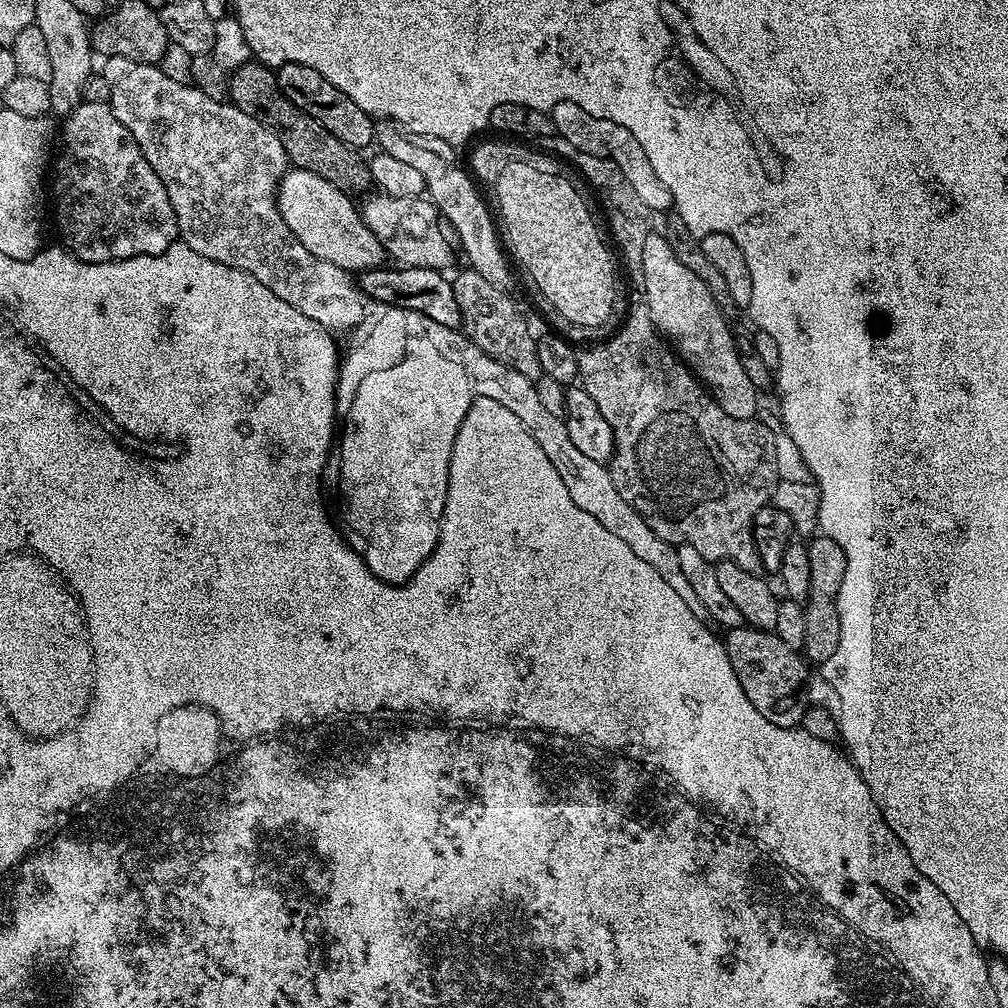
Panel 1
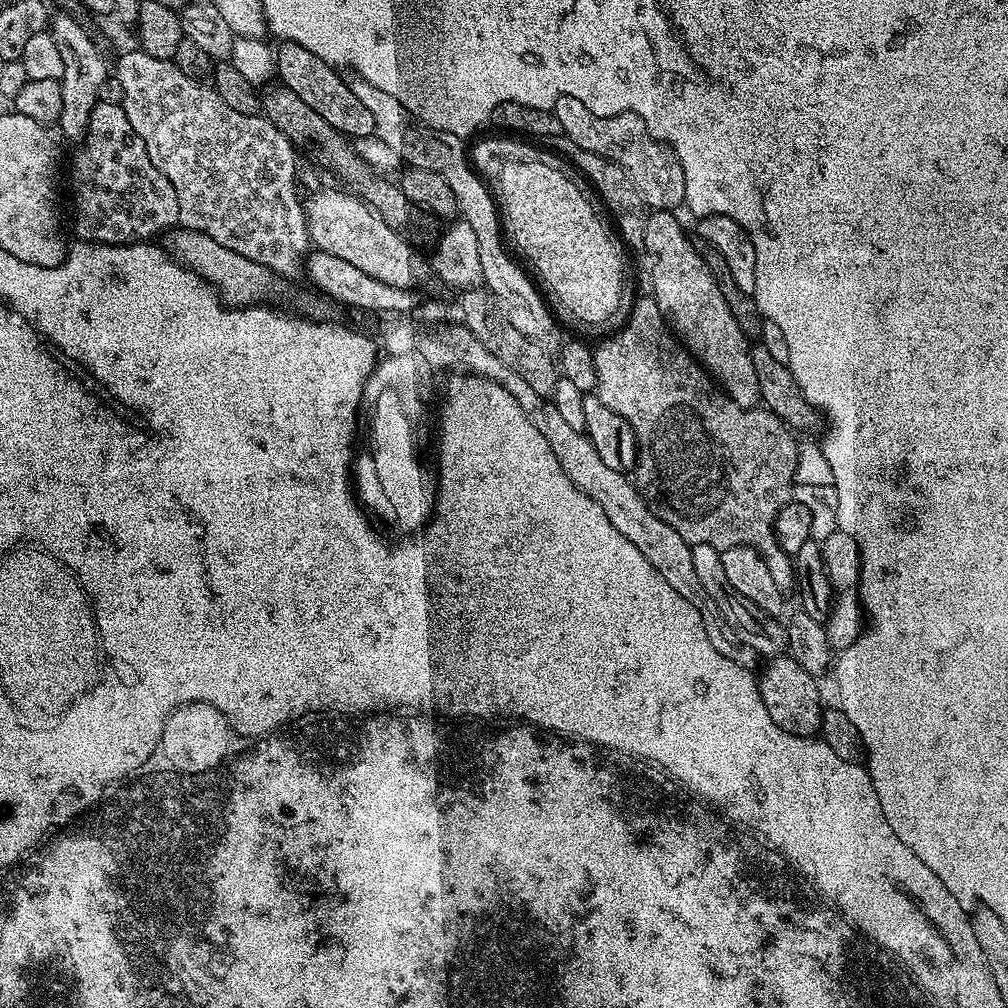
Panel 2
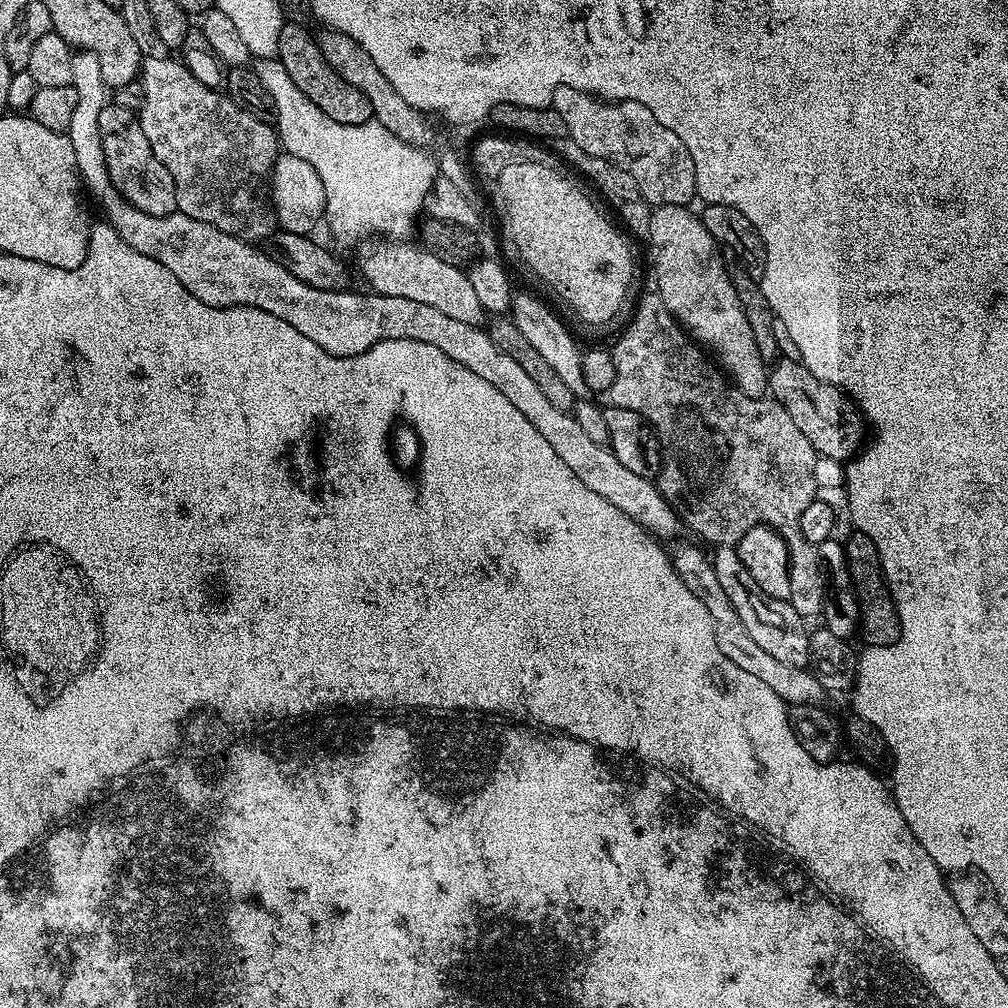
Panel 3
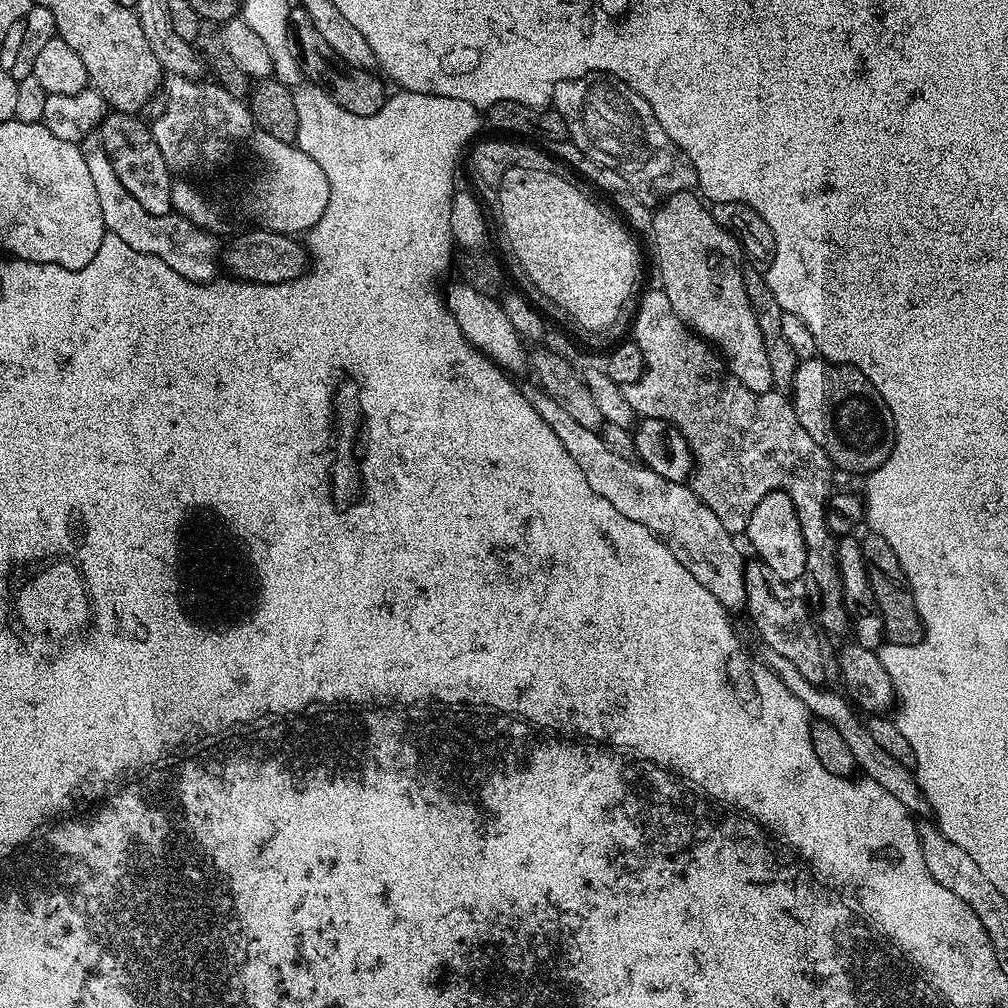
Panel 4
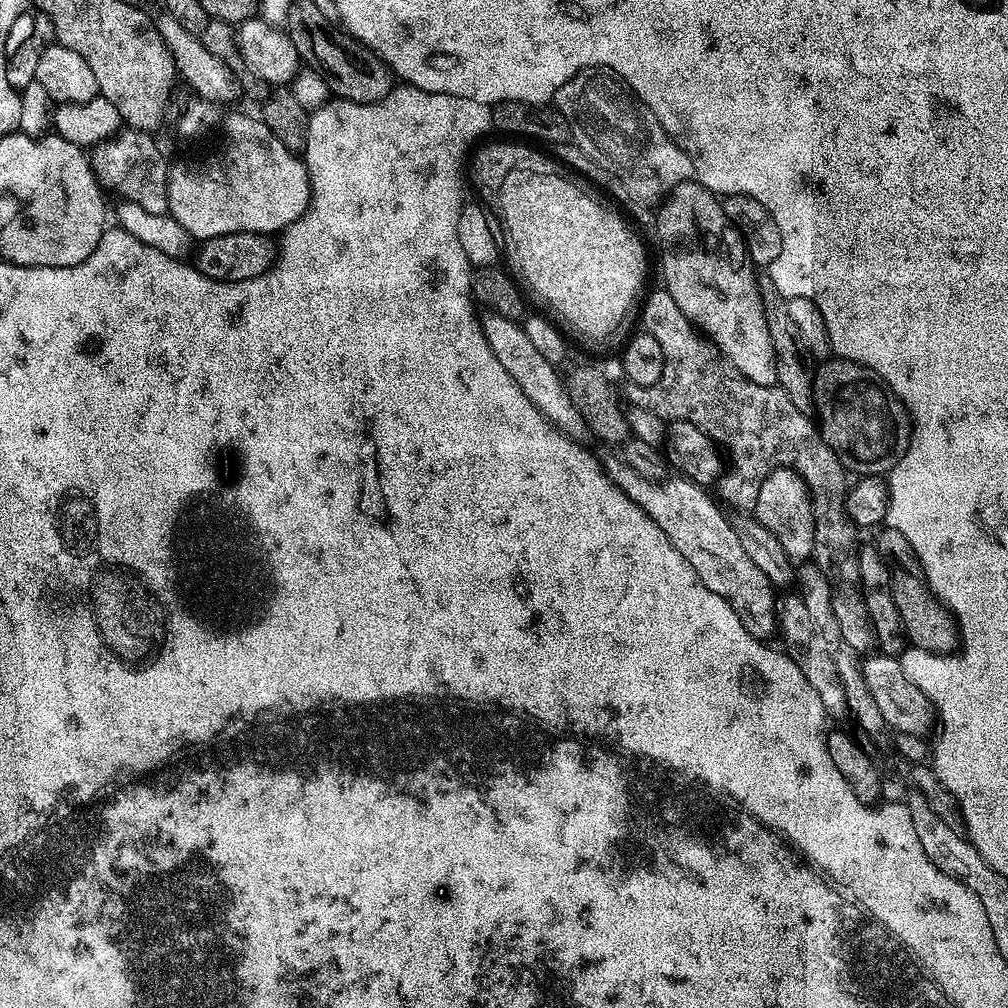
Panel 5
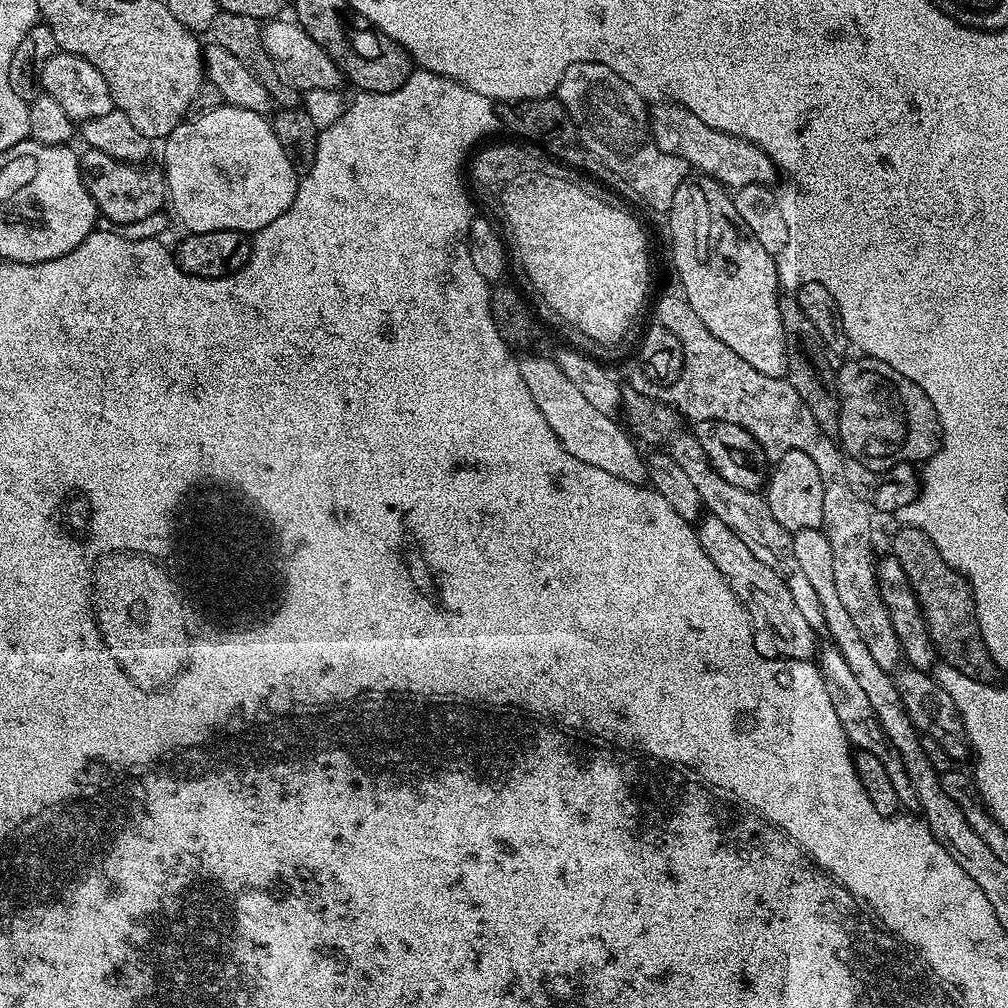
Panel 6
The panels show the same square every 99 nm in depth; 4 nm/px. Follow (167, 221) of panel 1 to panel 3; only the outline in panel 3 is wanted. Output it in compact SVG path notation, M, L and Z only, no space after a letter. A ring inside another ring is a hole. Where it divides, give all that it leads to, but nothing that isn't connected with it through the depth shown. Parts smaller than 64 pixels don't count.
M113 102L104 105L98 114L98 134L102 134L102 150L106 154L106 166L114 186L124 199L138 210L151 216L165 216L176 211L176 187L170 170L154 158L150 141L142 134L139 115L130 109L123 109Z

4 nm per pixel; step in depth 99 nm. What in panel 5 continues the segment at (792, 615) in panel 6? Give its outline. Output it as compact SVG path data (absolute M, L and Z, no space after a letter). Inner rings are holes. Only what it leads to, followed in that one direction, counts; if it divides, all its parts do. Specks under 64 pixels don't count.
M619 459L616 460L612 460L609 462L608 468L606 468L607 475L611 476L615 484L618 485L618 487L622 489L623 492L626 493L626 495L630 497L631 500L636 505L638 505L639 508L642 509L648 517L654 519L656 525L661 527L662 532L666 534L666 536L670 539L672 548L678 550L678 552L682 554L682 556L686 558L688 562L690 562L690 566L696 574L697 581L700 584L706 586L708 590L714 591L714 594L718 594L719 596L723 596L727 599L728 604L736 612L737 619L742 622L742 624L744 625L744 627L746 627L746 630L749 631L752 637L756 637L759 640L763 640L765 642L769 641L769 637L771 635L774 636L778 630L778 598L777 596L774 596L774 594L776 594L775 587L770 582L768 576L766 576L766 574L764 574L764 572L762 572L762 570L760 570L760 568L757 567L755 563L753 563L752 559L750 559L749 556L746 556L746 552L744 552L733 523L726 520L725 516L716 506L715 502L705 493L707 491L701 485L695 484L691 480L682 476L677 476L678 478L674 480L668 478L665 479L663 482L650 481L646 478L642 478L642 474L638 474L636 471L634 471L633 468L629 468L627 464L621 462Z

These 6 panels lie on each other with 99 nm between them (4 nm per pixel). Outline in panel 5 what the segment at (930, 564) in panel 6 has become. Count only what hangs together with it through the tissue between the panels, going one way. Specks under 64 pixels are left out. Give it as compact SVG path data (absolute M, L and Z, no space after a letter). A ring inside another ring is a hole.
M887 526L881 527L880 533L874 537L876 551L883 560L887 560L892 573L892 597L894 606L900 615L903 635L911 647L921 652L933 652L935 656L947 656L957 651L961 643L960 630L956 626L956 618L948 611L947 605L941 603L936 596L930 594L928 579L920 569L920 559L912 544L898 530Z

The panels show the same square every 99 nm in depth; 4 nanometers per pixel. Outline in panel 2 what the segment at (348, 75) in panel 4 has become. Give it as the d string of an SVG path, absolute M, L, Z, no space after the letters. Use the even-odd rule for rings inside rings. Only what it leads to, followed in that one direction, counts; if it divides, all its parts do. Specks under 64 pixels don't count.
M289 40L283 41L279 47L274 52L274 72L283 87L298 94L298 98L302 98L302 102L306 102L306 106L310 106L314 114L319 114L324 121L330 122L330 126L334 126L334 130L338 130L343 136L368 138L375 133L376 127L370 110L362 106L351 83L347 79L344 81L337 69L322 62L322 58L310 54L310 50L302 50L302 46Z

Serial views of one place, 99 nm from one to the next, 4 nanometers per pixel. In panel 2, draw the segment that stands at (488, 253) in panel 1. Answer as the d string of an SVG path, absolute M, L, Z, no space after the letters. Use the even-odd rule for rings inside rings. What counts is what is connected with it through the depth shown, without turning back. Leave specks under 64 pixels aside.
M356 78L351 81L351 86L354 94L358 94L362 106L366 106L366 110L370 110L374 118L375 139L383 147L385 144L394 155L401 156L406 162L405 165L437 172L450 186L459 215L470 226L470 230L474 230L478 240L478 259L482 262L483 287L492 293L502 314L506 314L506 322L510 322L514 330L526 334L526 338L539 344L549 354L555 353L562 343L560 328L556 325L547 302L540 297L541 289L539 287L536 289L532 285L533 277L531 275L528 277L508 257L508 252L504 249L505 237L502 235L502 216L498 211L497 197L493 193L492 196L488 193L488 188L484 185L487 183L474 171L465 141L461 137L444 132L438 126L429 126L421 122L400 103L398 98L391 97L389 92L378 90L378 86L370 86L370 82Z

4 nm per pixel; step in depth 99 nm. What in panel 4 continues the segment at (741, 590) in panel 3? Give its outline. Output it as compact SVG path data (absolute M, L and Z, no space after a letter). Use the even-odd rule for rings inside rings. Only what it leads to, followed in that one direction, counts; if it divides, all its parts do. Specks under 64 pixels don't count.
M759 562L743 565L745 594L747 596L746 612L752 615L756 623L756 632L769 645L771 651L782 654L782 658L794 662L794 666L812 684L823 685L824 659L822 658L822 641L816 637L817 625L814 616L808 613L804 600L795 591L793 585L787 584L774 570L770 570ZM813 624L813 625L812 625Z

